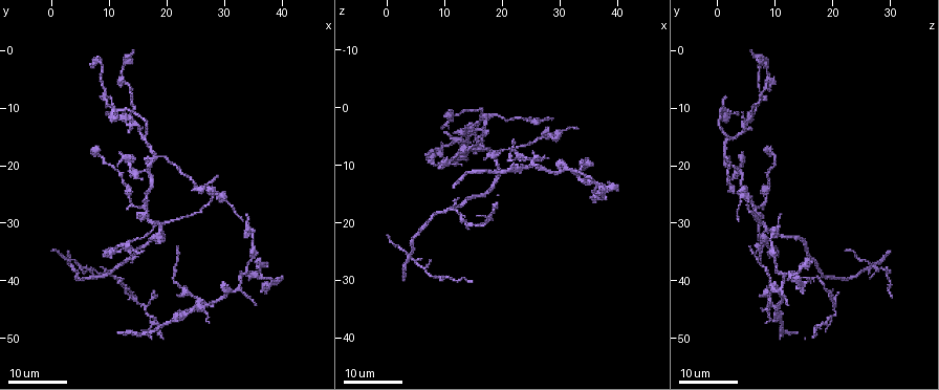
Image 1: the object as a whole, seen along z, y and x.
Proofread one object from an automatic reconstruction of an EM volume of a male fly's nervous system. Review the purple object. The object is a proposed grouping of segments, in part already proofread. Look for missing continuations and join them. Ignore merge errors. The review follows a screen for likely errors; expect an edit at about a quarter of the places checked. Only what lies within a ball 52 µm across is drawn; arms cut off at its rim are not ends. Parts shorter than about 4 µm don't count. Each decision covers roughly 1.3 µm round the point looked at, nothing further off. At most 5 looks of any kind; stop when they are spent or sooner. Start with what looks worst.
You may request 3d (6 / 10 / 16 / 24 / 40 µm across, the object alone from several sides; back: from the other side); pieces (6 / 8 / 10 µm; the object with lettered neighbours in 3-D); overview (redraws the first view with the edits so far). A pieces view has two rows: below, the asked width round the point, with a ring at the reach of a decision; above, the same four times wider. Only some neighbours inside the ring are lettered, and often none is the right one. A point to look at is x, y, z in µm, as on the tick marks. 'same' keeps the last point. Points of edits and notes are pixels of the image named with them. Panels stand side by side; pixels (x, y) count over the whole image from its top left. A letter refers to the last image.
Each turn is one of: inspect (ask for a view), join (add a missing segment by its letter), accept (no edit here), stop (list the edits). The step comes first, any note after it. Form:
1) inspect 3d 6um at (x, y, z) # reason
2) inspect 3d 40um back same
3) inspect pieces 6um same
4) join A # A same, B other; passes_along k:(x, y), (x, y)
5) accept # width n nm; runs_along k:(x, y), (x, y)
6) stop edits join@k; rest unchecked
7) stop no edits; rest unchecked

inspect 3d 16um at (21.5, 42.5, 8.0) # free end

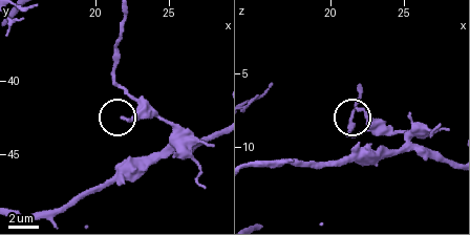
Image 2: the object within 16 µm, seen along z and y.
inspect pieces 6um at (21.8, 42.6, 7.4) # what lies round it

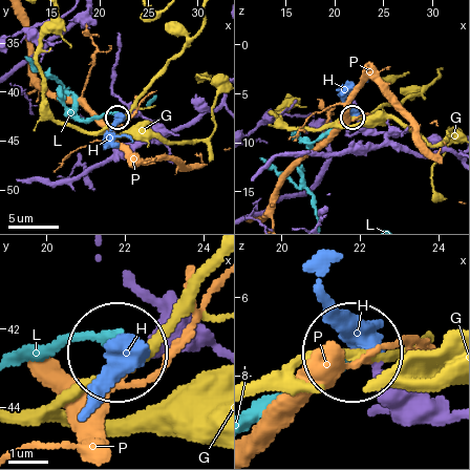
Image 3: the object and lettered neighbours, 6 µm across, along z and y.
accept # G other, H other, L other, P other; no lettered segment goes on from it

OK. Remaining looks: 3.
inspect 3d 24um at (8.0, 16.5, 9.0) # long arm stops here

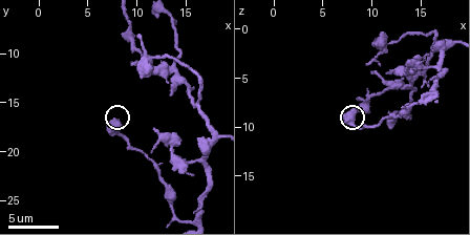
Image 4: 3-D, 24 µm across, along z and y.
inspect pieces 6um same

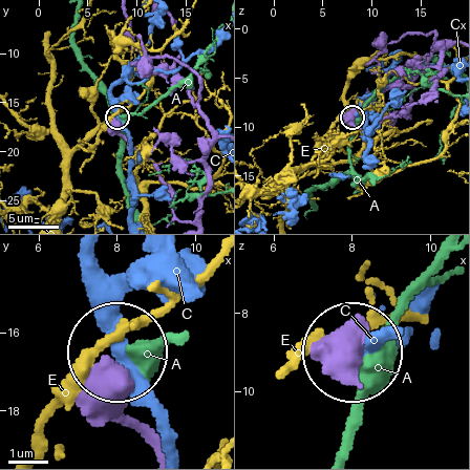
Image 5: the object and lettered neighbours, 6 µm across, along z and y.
accept # A other, C other, E other; runs_along 5:(176, 216), (171, 189), (156, 166), (122, 133), (118, 120); no lettered segment goes on from it

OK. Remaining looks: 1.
stop no edits; rest unchecked

